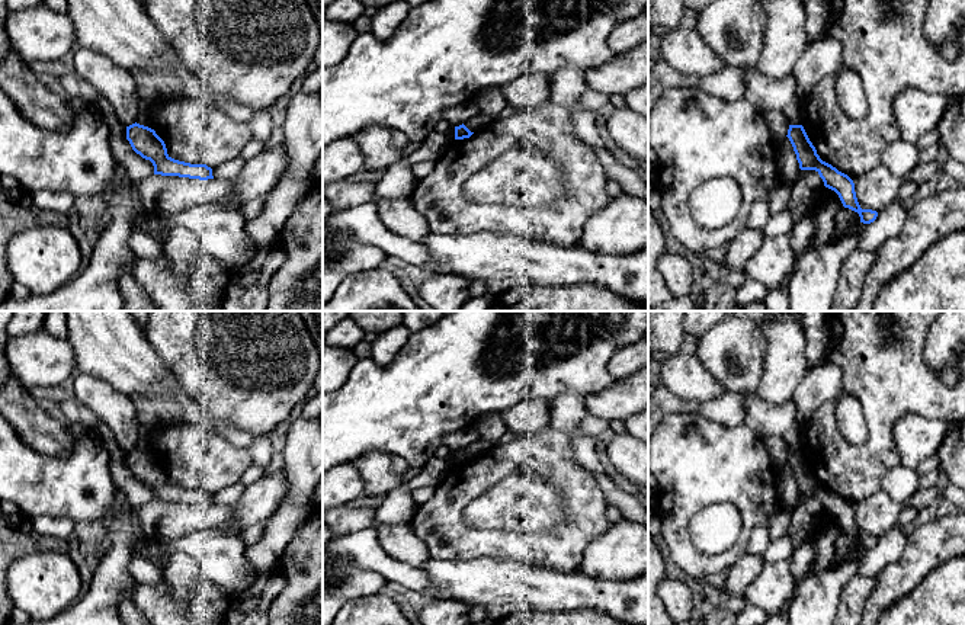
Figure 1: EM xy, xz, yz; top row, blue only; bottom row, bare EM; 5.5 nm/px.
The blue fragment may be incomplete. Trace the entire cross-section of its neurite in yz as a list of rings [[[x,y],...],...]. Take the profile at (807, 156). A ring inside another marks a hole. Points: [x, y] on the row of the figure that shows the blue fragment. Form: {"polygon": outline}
{"polygon": [[[789,125],[786,137],[794,147],[801,170],[815,170],[824,186],[839,195],[843,206],[859,214],[860,222],[871,224],[876,219],[876,211],[860,208],[853,180],[820,158],[802,125]]]}

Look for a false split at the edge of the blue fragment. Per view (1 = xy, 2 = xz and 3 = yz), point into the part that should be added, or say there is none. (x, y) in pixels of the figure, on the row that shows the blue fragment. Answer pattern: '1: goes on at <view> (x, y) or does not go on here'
1: does not go on here
2: does not go on here
3: does not go on here

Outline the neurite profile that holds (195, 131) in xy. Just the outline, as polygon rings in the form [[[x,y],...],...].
[[[171,96],[160,100],[154,116],[154,131],[164,141],[169,157],[190,164],[206,164],[211,169],[237,158],[253,140],[249,124],[233,119],[212,100],[189,96]]]

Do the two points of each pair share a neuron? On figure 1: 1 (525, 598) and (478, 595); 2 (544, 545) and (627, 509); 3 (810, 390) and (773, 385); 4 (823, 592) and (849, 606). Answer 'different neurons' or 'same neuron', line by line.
1: same neuron
2: different neurons
3: different neurons
4: different neurons

